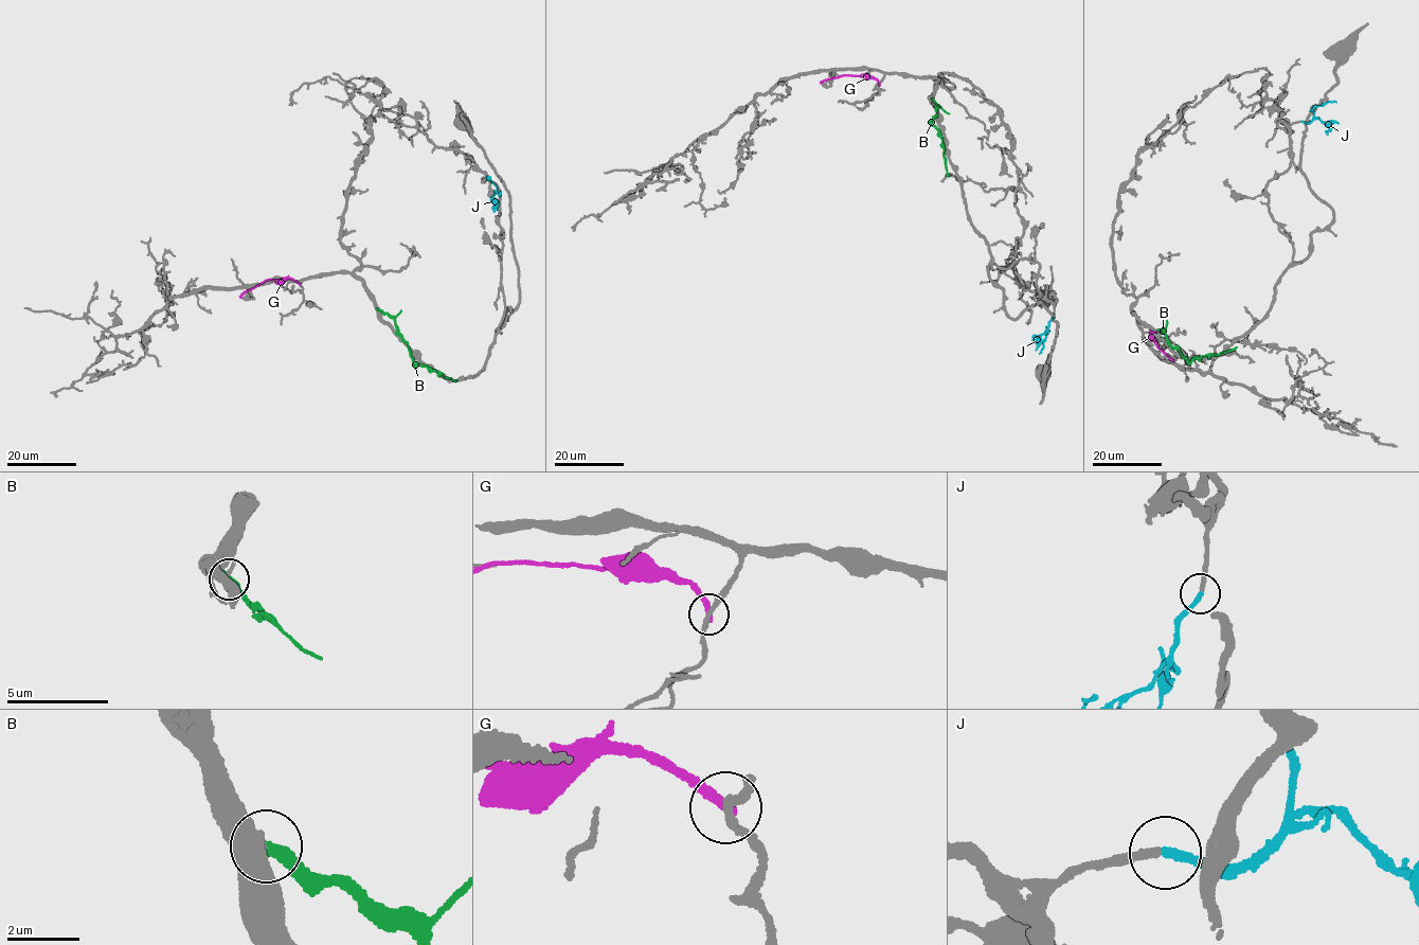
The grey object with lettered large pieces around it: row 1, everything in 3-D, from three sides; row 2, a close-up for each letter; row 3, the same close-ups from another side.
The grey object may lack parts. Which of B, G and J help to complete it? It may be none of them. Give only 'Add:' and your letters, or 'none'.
Add: J

